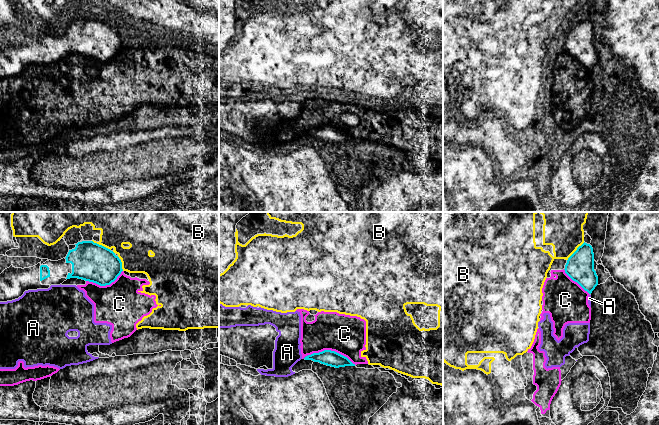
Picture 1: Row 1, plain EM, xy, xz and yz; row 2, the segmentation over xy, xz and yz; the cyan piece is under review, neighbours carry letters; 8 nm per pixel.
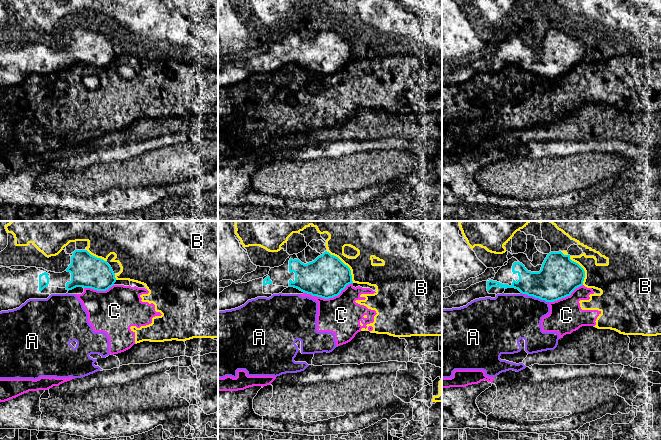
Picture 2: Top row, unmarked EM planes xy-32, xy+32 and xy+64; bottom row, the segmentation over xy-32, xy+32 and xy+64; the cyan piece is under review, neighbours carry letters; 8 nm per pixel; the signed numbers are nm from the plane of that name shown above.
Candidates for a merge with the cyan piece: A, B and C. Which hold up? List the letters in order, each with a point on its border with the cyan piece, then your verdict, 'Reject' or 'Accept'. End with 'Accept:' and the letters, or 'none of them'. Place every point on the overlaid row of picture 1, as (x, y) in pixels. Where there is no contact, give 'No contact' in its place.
A: Touches cyan at xz (306, 356). Reject
B: Touches cyan at yz (575, 251). Reject
C: Touches cyan at xz (332, 351). Reject
Accept: none of them

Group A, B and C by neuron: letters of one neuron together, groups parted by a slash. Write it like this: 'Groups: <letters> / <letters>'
Groups: A C / B

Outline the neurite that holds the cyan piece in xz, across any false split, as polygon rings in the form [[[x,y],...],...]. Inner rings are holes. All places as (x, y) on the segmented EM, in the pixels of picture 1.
[[[324,350],[319,353],[313,353],[304,358],[305,360],[312,360],[321,364],[339,368],[345,366],[355,366],[347,357],[331,350]]]

